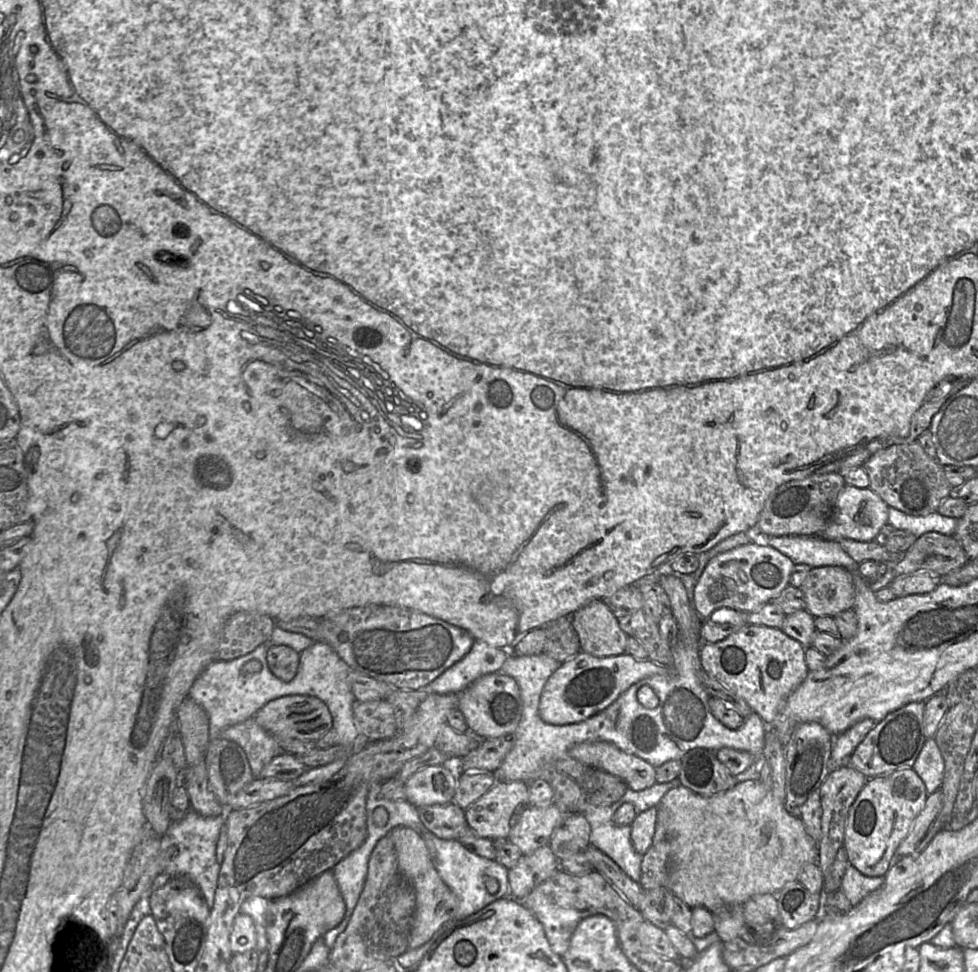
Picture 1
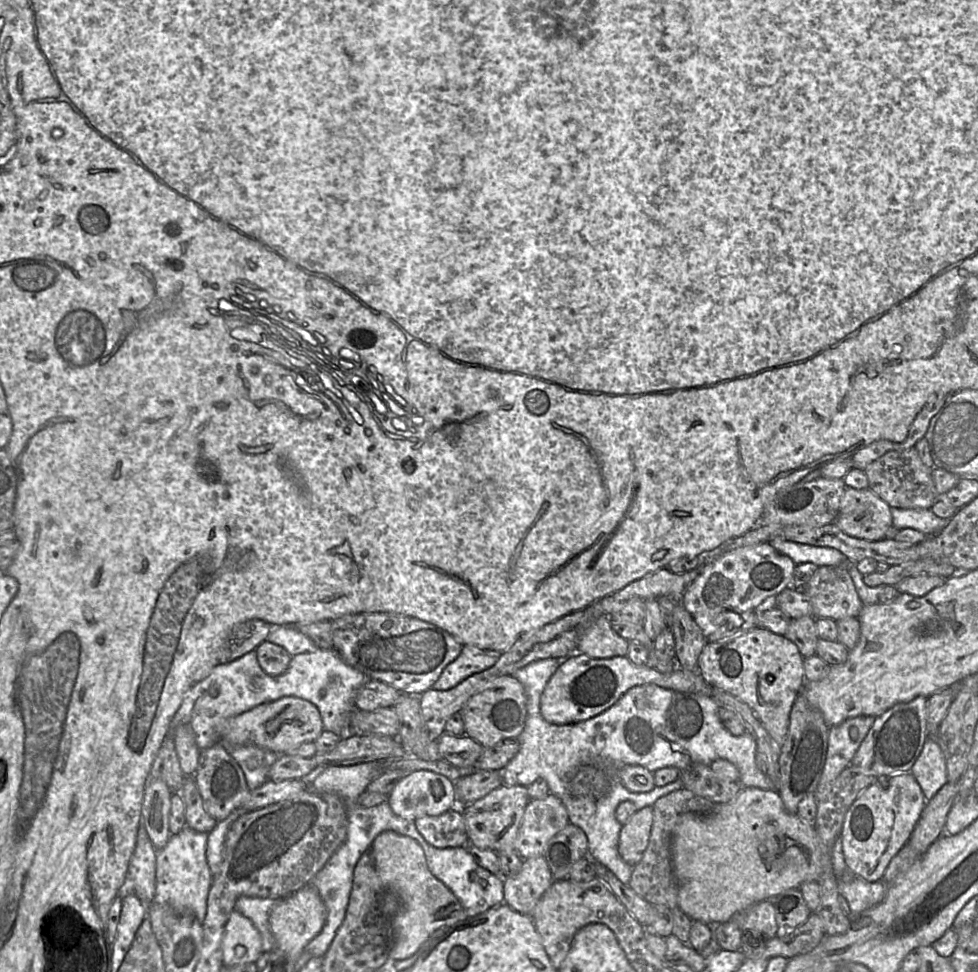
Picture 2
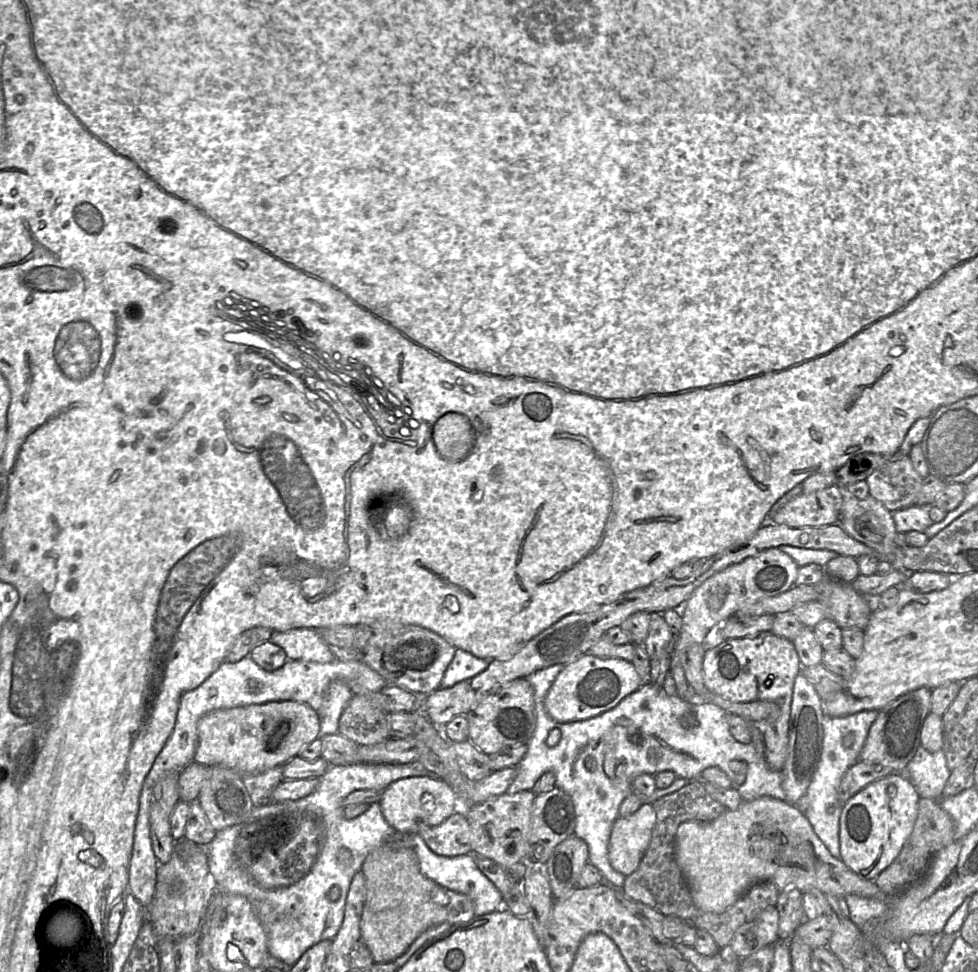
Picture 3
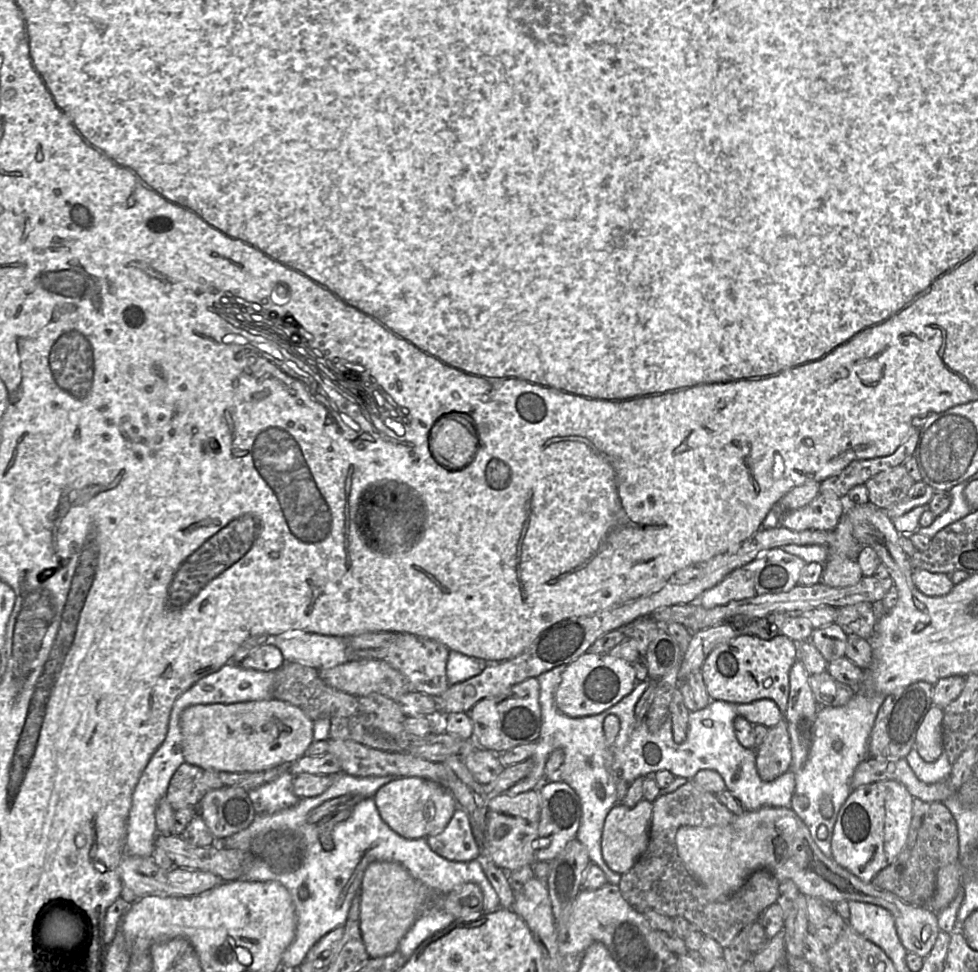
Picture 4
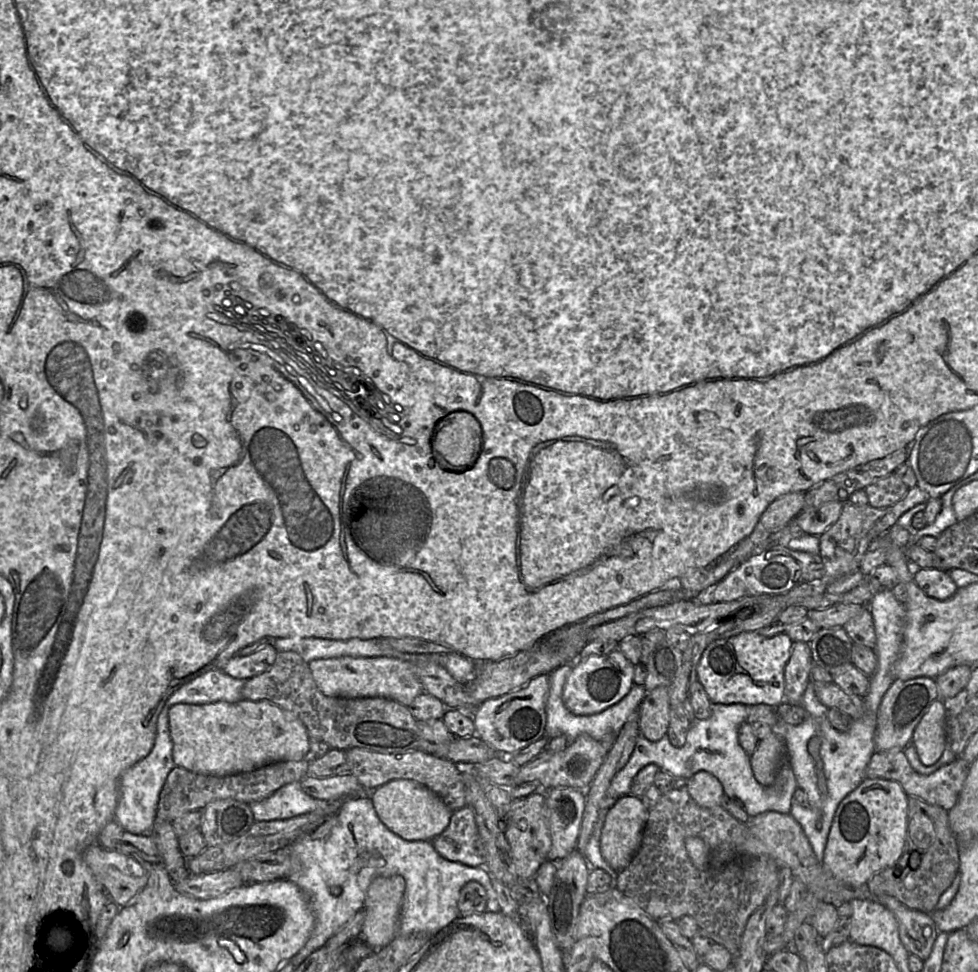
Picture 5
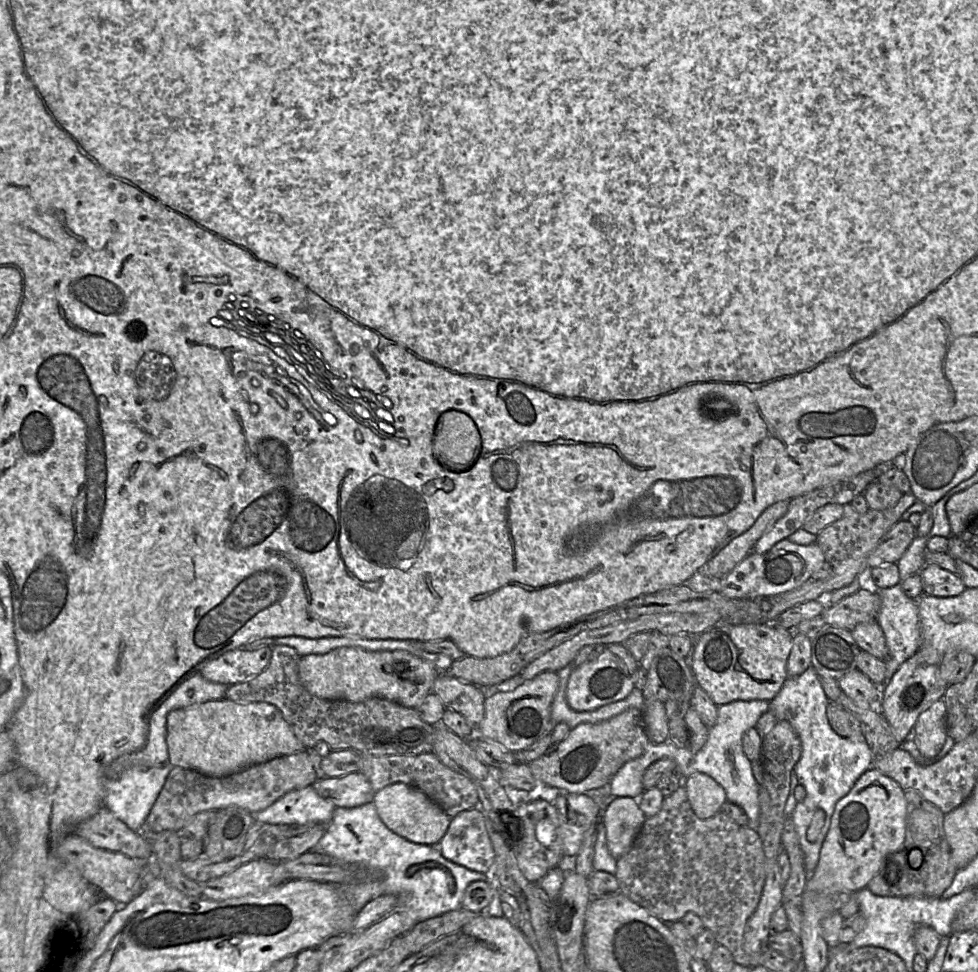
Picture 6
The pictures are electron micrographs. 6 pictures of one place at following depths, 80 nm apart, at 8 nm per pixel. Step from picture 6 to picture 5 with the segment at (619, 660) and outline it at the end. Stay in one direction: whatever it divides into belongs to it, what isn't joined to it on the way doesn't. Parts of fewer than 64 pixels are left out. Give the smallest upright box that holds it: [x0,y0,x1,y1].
[562,648,634,715]

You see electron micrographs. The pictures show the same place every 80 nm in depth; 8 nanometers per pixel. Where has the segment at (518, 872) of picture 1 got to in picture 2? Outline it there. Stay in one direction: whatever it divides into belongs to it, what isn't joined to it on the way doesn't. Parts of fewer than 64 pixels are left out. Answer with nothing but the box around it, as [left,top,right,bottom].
[504,856,556,916]

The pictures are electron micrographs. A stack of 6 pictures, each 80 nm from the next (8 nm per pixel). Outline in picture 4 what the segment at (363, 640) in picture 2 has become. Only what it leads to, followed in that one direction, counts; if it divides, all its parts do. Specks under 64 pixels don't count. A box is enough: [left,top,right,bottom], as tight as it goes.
[384,633,450,698]

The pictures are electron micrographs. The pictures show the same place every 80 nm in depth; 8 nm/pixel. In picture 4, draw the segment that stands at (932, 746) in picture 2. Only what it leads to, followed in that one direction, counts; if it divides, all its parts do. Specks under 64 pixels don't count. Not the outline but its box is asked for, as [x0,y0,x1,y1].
[905,748,953,784]

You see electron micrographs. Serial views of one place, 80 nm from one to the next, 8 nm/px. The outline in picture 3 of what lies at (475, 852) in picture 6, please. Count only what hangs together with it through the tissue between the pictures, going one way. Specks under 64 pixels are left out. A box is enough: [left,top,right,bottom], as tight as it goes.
[418,812,472,857]

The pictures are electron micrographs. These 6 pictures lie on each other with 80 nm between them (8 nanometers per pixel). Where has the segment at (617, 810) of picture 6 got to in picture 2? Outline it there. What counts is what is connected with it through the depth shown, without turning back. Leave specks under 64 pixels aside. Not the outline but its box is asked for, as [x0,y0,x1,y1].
[618,806,653,867]

